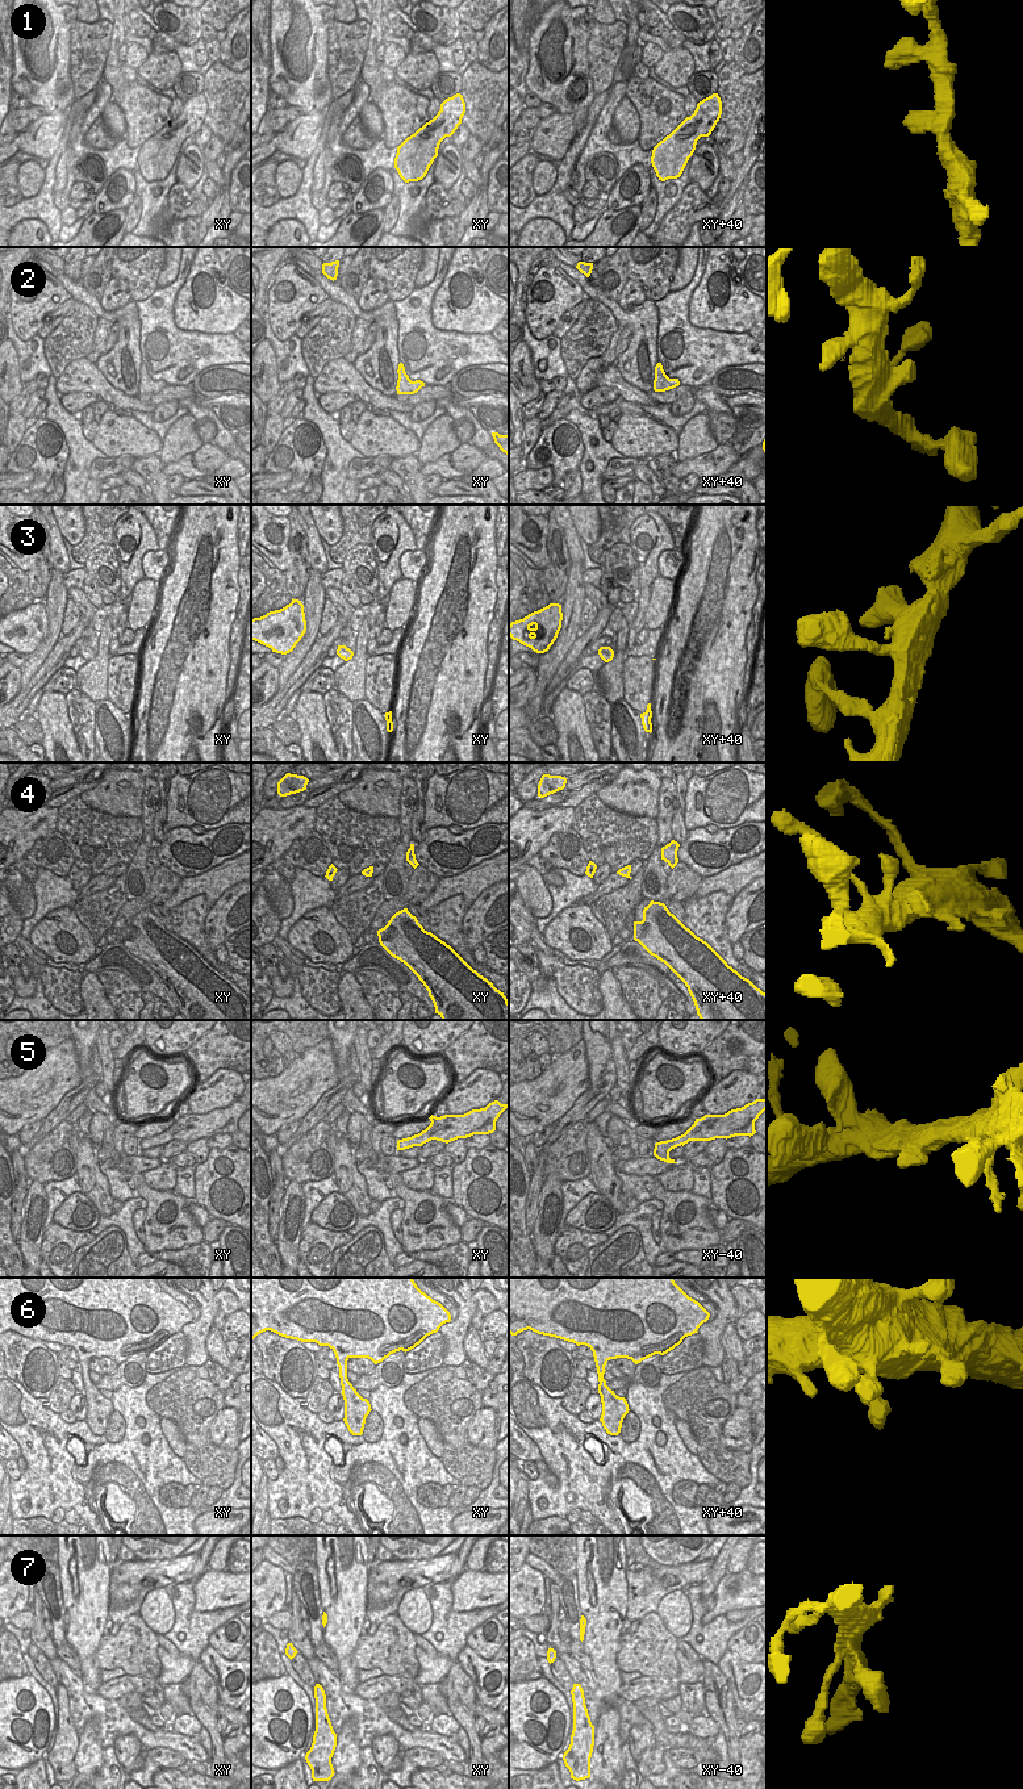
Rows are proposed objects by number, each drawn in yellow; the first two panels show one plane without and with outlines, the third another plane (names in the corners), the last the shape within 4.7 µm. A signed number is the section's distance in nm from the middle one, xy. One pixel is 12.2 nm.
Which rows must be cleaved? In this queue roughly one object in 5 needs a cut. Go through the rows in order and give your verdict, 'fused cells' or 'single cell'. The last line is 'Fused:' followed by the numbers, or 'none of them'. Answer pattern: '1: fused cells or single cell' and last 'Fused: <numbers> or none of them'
1: single cell
2: single cell
3: single cell
4: single cell
5: single cell
6: single cell
7: single cell
Fused: none of them

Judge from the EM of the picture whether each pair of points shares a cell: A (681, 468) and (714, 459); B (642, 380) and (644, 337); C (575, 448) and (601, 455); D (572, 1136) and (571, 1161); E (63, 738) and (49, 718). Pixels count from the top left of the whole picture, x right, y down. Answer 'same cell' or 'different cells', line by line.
A: same cell
B: same cell
C: different cells
D: same cell
E: same cell

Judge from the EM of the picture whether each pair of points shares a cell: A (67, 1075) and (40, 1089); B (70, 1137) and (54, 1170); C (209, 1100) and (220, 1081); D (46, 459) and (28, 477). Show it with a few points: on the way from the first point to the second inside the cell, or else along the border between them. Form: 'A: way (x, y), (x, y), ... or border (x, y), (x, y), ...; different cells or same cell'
A: way (61, 1075), (53, 1075), (46, 1082); same cell
B: way (62, 1145), (54, 1157), (54, 1162); same cell
C: way (213, 1095), (220, 1086); same cell
D: border (13, 472), (32, 471), (34, 479); different cells

